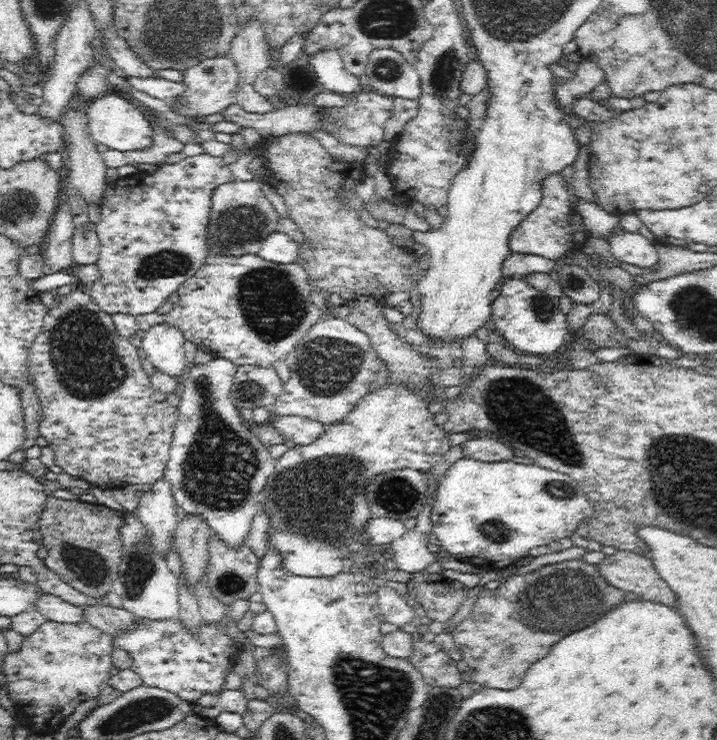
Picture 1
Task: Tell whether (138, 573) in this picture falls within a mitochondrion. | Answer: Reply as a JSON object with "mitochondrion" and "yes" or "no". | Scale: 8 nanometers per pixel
{"mitochondrion":"yes"}

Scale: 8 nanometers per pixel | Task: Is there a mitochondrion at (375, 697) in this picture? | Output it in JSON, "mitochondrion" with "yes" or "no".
{"mitochondrion":"yes"}

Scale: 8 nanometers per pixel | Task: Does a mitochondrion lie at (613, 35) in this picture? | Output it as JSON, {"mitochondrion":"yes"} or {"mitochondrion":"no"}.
{"mitochondrion":"no"}

